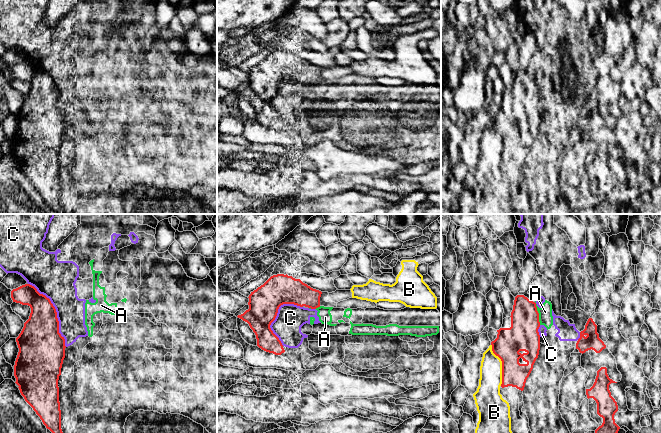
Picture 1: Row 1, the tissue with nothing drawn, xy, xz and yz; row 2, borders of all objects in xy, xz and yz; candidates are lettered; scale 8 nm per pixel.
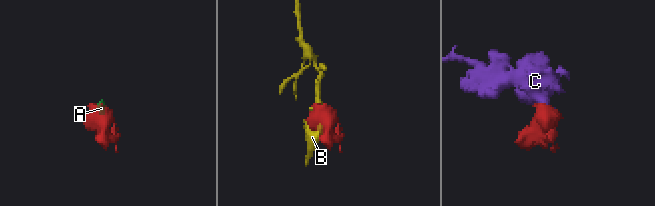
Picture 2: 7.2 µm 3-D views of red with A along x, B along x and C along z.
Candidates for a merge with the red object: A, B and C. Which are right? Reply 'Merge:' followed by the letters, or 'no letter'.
Merge: no letter

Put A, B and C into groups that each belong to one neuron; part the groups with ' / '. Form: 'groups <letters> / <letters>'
groups A C / B

